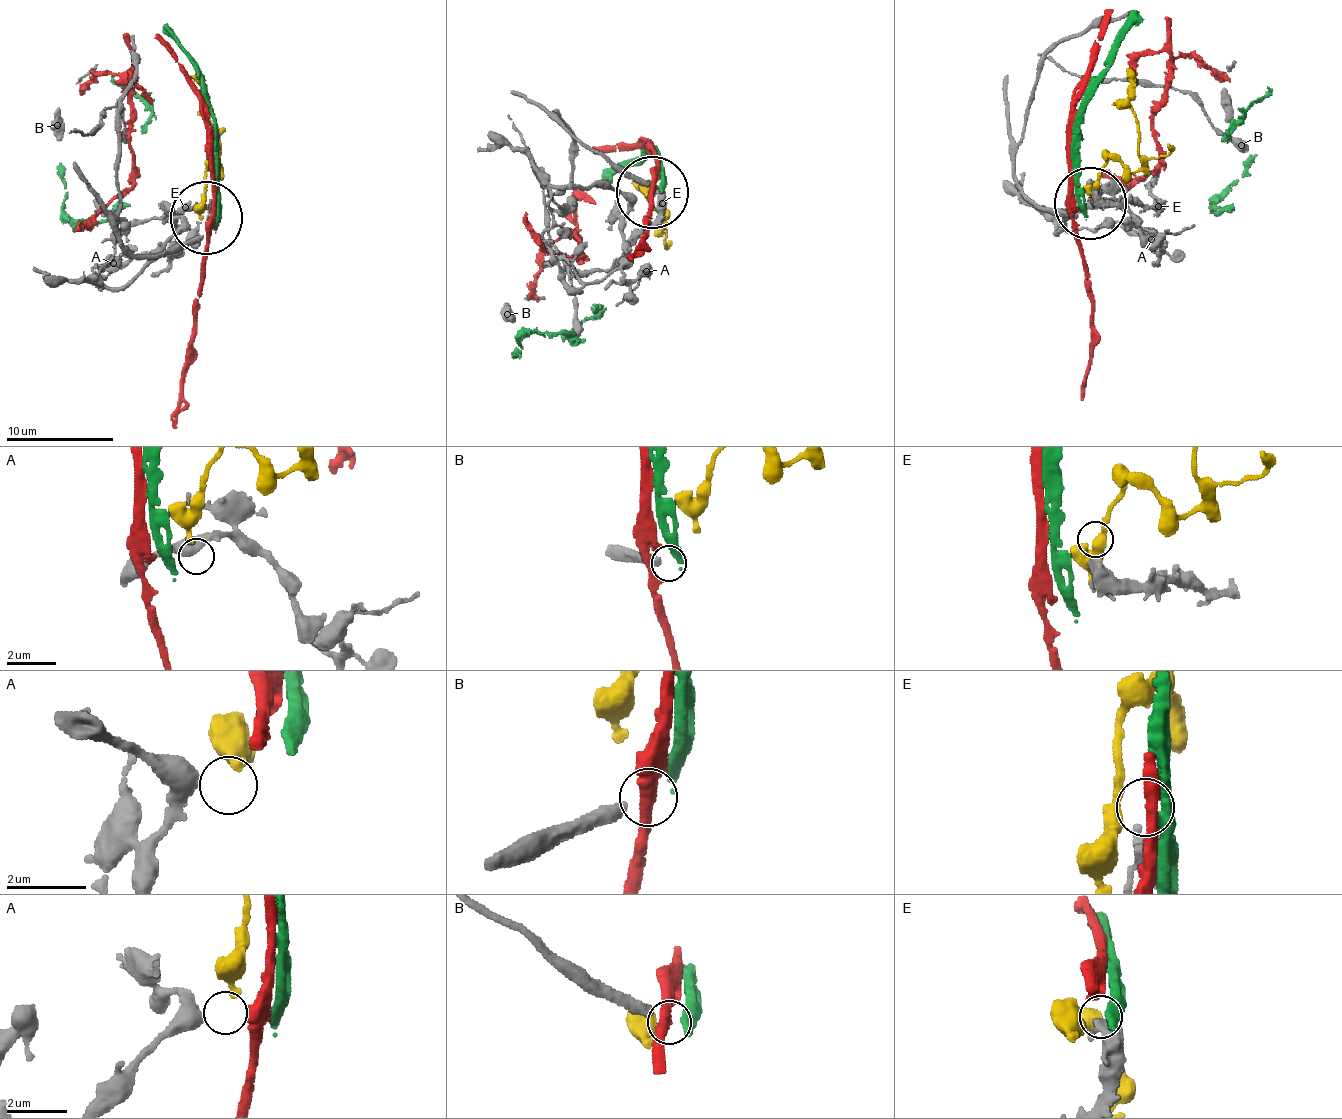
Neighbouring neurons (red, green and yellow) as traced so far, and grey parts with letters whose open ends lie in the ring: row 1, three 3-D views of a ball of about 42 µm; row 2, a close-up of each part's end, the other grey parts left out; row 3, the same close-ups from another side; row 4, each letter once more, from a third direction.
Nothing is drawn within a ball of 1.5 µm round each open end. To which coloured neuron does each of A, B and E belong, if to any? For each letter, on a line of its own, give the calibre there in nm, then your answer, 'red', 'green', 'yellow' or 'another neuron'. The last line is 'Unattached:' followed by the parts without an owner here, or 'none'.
A: 440 nm thick; yellow
B: 360 nm thick; another neuron
E: 360 nm thick; another neuron
Unattached: B, E

